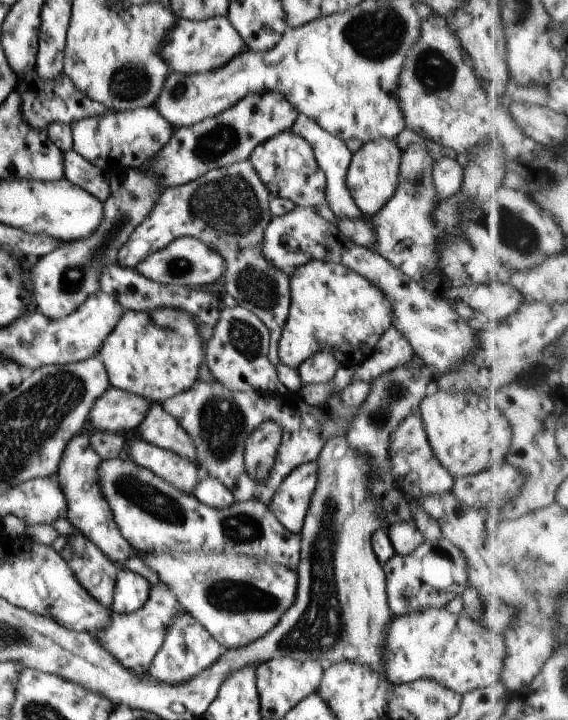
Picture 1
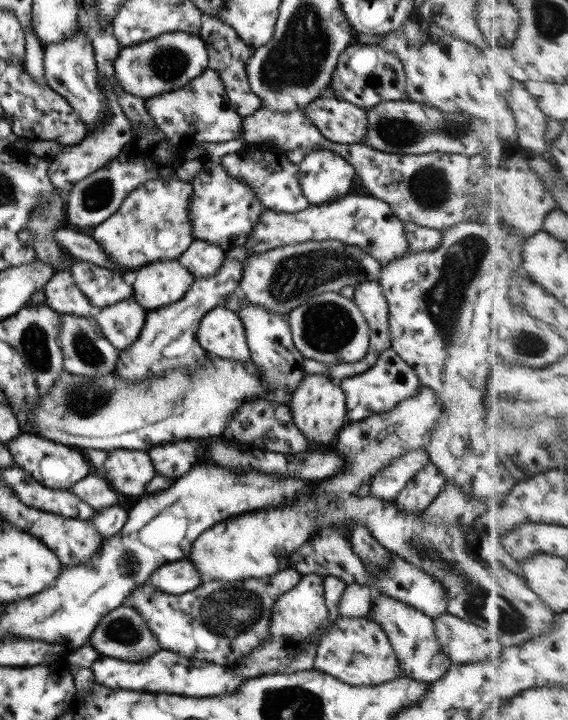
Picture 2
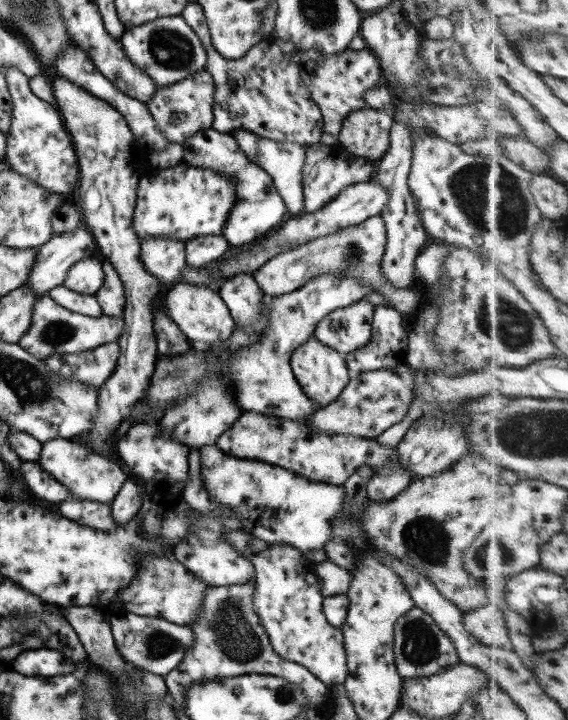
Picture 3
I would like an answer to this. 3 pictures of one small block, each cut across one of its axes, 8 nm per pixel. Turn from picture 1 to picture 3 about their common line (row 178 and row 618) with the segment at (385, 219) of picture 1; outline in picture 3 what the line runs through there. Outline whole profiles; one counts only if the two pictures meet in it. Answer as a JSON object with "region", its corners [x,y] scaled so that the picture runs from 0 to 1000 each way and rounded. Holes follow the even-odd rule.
{"region":[[[732,842],[711,851],[695,864],[692,907],[699,935],[715,943],[755,940],[776,935],[782,929],[810,919],[803,899],[792,885],[750,853],[748,847]]]}

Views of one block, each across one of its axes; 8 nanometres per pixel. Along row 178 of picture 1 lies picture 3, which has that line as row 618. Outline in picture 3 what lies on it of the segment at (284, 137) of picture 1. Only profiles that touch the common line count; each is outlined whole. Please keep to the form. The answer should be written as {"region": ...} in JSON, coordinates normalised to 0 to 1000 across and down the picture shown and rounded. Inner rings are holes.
{"region":[[[482,753],[440,776],[449,790],[447,847],[467,869],[481,901],[496,914],[537,925],[576,951],[602,951],[611,940],[611,906],[600,871],[585,869],[569,851],[569,829],[553,783],[539,779],[526,761],[502,753]]]}

